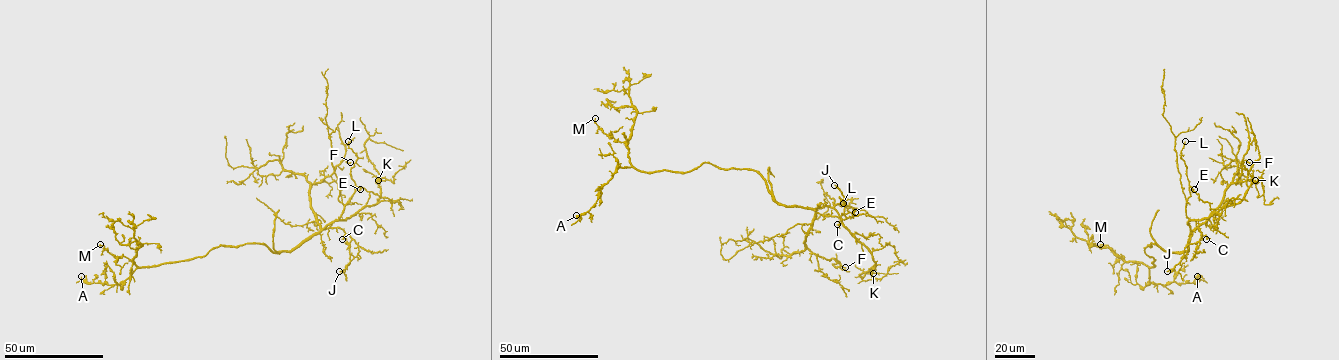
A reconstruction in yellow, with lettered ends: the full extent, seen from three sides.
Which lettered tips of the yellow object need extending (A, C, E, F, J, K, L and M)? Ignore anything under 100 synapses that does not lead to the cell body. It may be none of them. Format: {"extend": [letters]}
{"extend": []}

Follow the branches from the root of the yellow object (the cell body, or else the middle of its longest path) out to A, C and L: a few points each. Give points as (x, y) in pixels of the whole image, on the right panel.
A: (1161, 249), (1152, 243), (1144, 249), (1154, 259), (1154, 265), (1149, 268), (1151, 283), (1195, 283), (1197, 276)
C: (1161, 249), (1174, 252), (1188, 250), (1191, 233), (1198, 227), (1206, 239)
L: (1161, 249), (1174, 252), (1188, 250), (1190, 226), (1186, 203), (1190, 193), (1187, 167), (1181, 157), (1185, 141)

